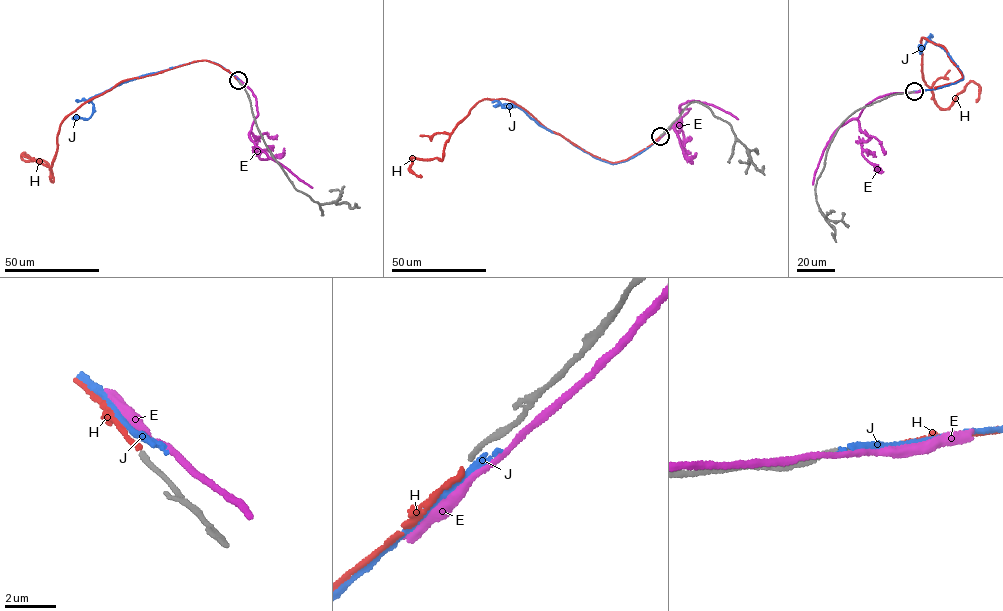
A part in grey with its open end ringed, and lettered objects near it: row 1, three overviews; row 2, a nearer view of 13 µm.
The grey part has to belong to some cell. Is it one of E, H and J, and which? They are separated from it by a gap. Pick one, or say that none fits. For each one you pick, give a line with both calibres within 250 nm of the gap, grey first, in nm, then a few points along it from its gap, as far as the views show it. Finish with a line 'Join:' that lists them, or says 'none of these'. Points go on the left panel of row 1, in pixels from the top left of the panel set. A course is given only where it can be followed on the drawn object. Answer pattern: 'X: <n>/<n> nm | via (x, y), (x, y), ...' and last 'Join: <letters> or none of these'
H: 190/180 nm | via (238, 80), (205, 60), (120, 82), (60, 125), (52, 182), (46, 162), (23, 160), (22, 154), (40, 163)
Join: H

